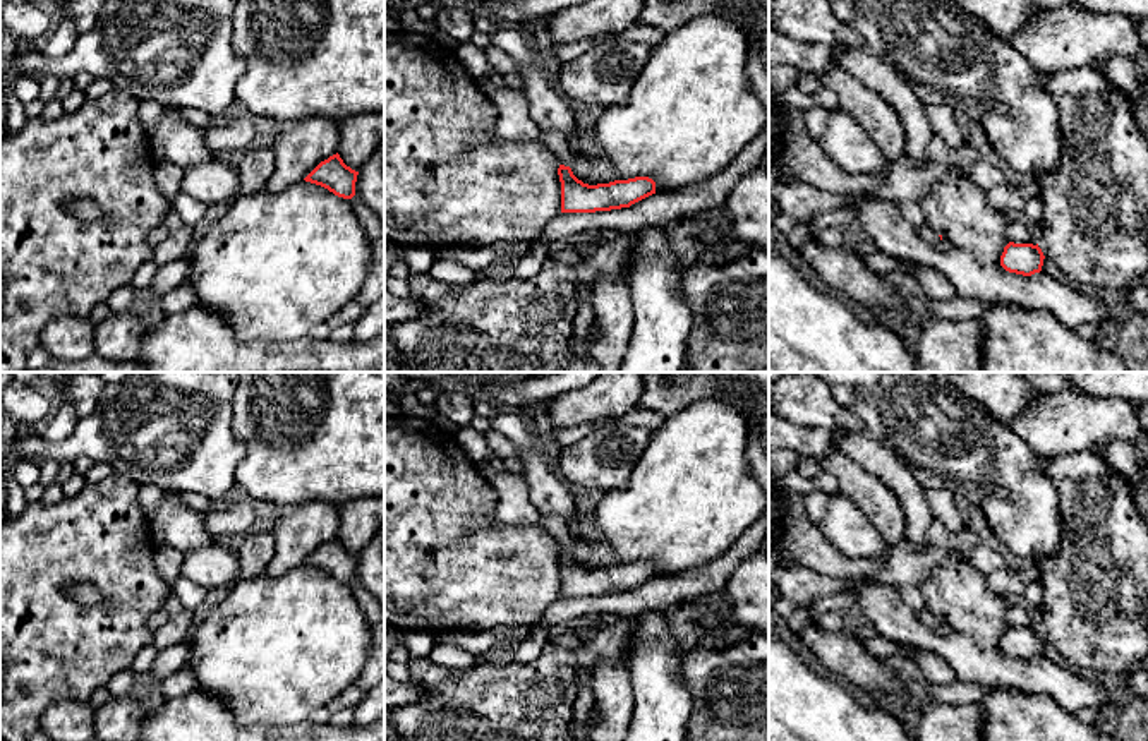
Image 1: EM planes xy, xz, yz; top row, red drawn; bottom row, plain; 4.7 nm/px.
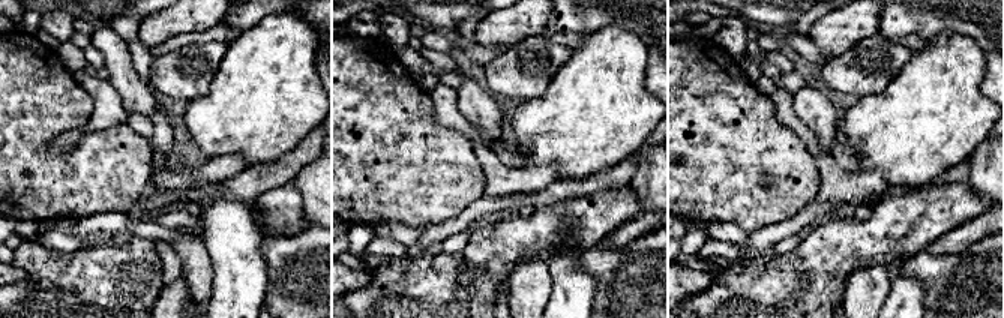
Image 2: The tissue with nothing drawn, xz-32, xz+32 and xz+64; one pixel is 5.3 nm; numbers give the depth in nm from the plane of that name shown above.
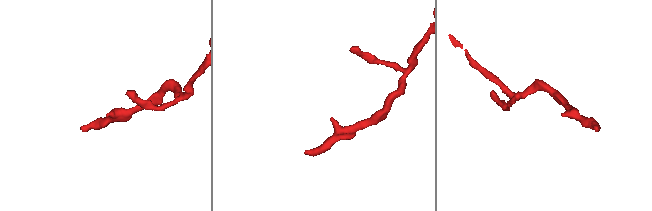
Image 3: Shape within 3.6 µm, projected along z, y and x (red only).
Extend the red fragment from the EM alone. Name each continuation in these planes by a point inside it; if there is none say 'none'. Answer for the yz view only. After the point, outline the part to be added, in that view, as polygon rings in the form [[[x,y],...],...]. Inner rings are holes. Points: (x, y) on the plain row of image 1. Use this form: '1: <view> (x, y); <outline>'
1: yz (925, 616); [[[927,607],[916,612],[916,616],[928,628],[937,628],[940,624],[939,618]]]

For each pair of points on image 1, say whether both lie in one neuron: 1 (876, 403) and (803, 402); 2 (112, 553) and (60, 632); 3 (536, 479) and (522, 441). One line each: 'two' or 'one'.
1: two
2: one
3: one

